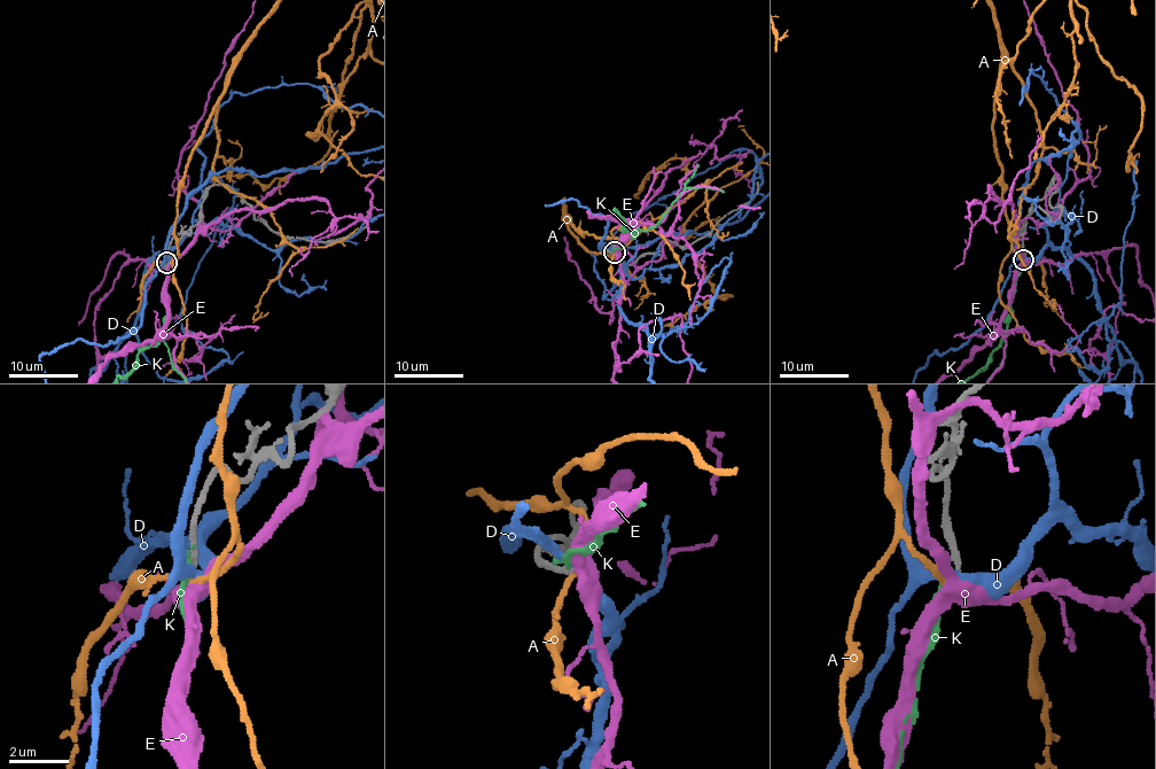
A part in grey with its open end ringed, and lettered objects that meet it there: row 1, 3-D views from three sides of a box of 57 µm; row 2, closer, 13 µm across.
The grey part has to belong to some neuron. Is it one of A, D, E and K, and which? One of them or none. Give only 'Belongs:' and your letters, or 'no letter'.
Belongs: K

